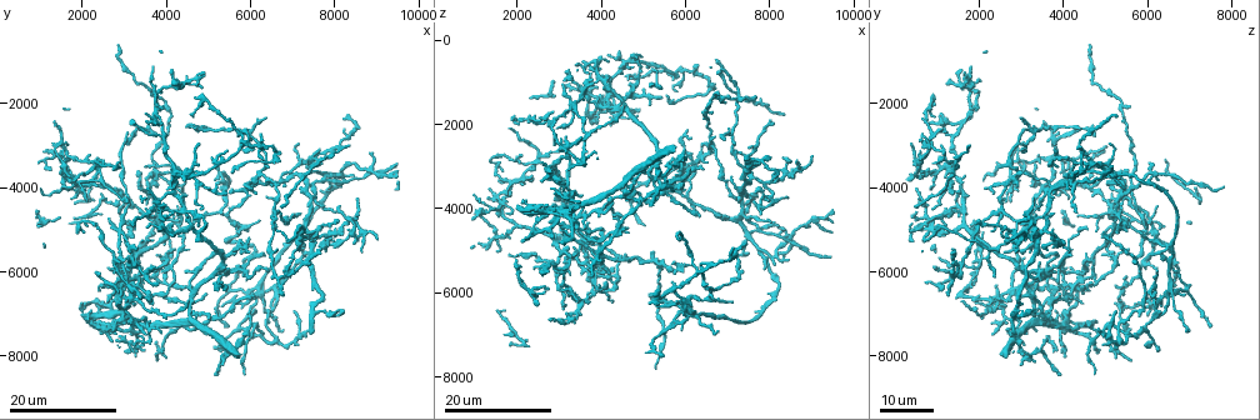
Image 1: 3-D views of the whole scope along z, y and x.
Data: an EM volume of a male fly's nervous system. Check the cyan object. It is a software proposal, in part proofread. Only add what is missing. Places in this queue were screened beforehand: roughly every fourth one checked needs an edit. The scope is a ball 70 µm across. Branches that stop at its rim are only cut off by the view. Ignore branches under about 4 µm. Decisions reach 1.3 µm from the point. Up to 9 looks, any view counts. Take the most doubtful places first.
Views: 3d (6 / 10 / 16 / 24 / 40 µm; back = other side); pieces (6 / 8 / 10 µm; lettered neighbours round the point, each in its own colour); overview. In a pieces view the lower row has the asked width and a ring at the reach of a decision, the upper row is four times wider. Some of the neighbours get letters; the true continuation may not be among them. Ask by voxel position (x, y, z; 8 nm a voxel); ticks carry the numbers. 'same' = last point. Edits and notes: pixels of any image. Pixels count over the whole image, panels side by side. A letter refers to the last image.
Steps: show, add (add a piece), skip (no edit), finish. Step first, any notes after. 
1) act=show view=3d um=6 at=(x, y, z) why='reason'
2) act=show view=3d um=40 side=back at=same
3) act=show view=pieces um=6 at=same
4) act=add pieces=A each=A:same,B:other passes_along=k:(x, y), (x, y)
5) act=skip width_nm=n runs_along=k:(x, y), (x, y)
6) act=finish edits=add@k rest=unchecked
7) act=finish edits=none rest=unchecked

act=show view=3d um=24 at=(6900, 6150, 2350) why='tapers out'

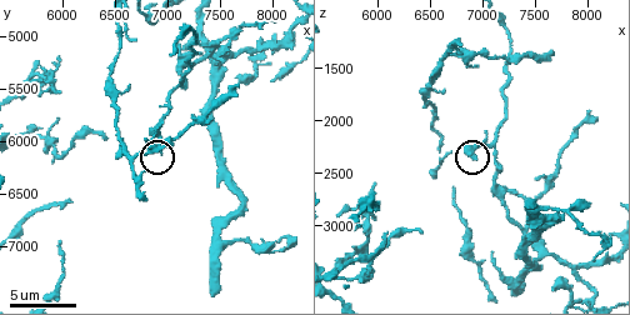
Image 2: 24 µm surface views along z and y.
act=show view=pieces um=6 at=(6920, 6080, 2340)

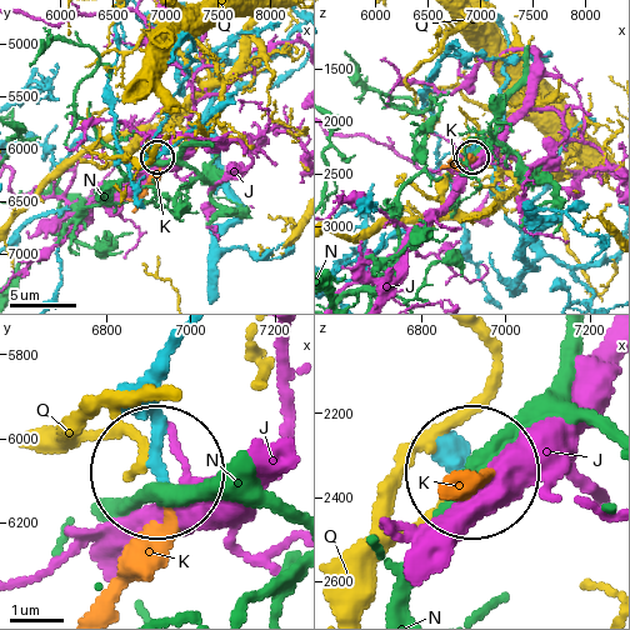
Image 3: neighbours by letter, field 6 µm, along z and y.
act=add pieces=K each=J:other,K:same,N:other,Q:other found='the cell continues'

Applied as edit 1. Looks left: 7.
act=show view=3d um=16 at=(5000, 6600, 3900) why='branch stops here'

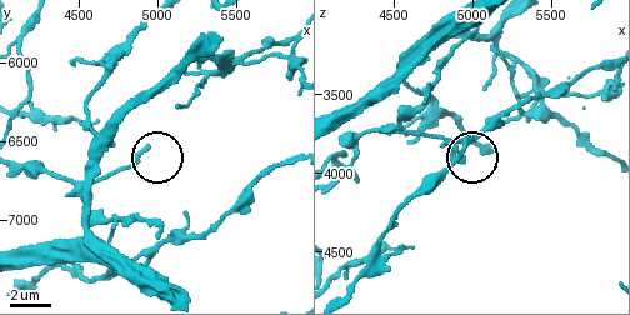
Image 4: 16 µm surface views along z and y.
act=show view=pieces um=6 at=(4940, 6540, 3920) why='what lies round it'

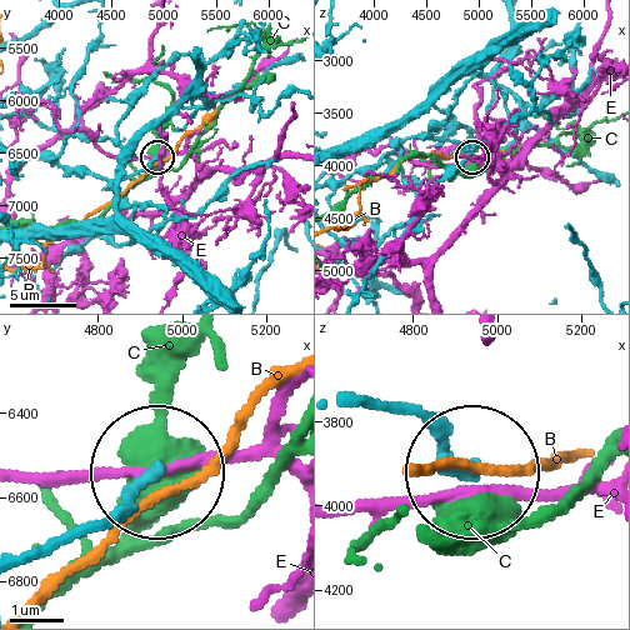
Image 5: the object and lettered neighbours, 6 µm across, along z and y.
act=skip width_nm=240 each=B:other,C:other,E:other runs_along=5:(66, 540), (156, 478) found='no lettered piece goes on from it'

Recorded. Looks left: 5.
act=show view=3d um=24 at=(6350, 2350, 3050) why='thin end'

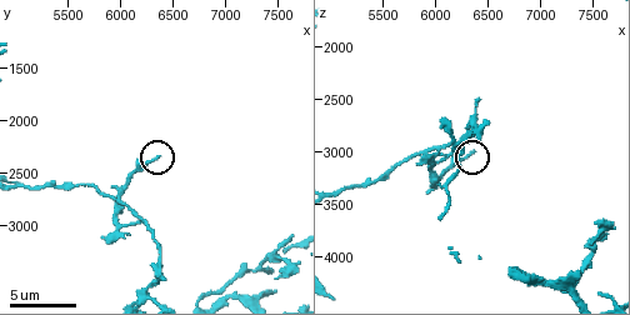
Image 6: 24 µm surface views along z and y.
act=show view=pieces um=6 at=(6360, 2360, 3000) why='see the neighbours'

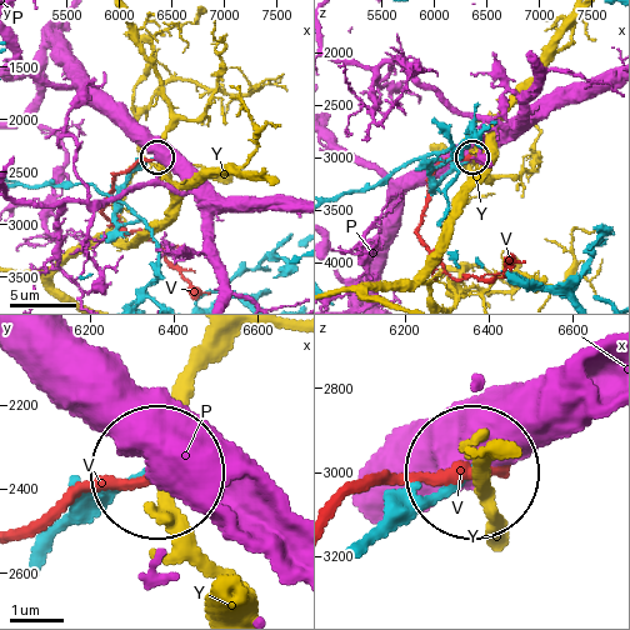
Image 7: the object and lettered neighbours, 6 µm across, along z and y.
act=skip width_nm=130 each=P:other,V:other,Y:other runs_along=7:(363, 546), (466, 470) found='no lettered piece goes on from it'

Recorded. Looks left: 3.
act=show view=3d um=24 at=(5050, 2600, 4450) why='branch stops here'

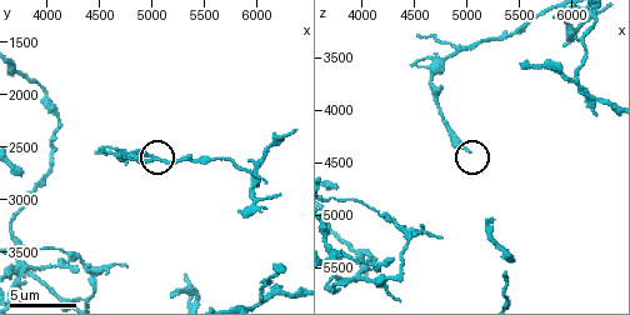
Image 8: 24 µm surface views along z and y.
act=show view=pieces um=8 at=same

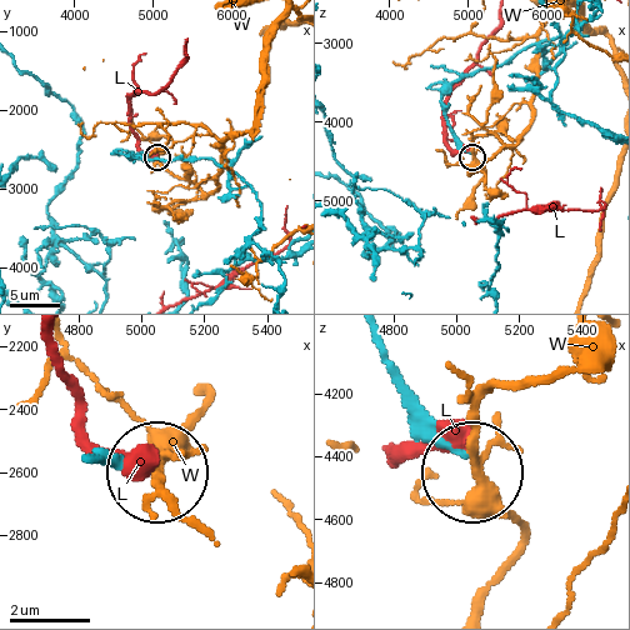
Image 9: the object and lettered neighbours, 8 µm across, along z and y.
act=skip each=L:other,W:other runs_along=9:(373, 344), (400, 394), (466, 451) found='none of them fits'

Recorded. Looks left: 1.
act=finish edits=add@3 rest=unchecked

